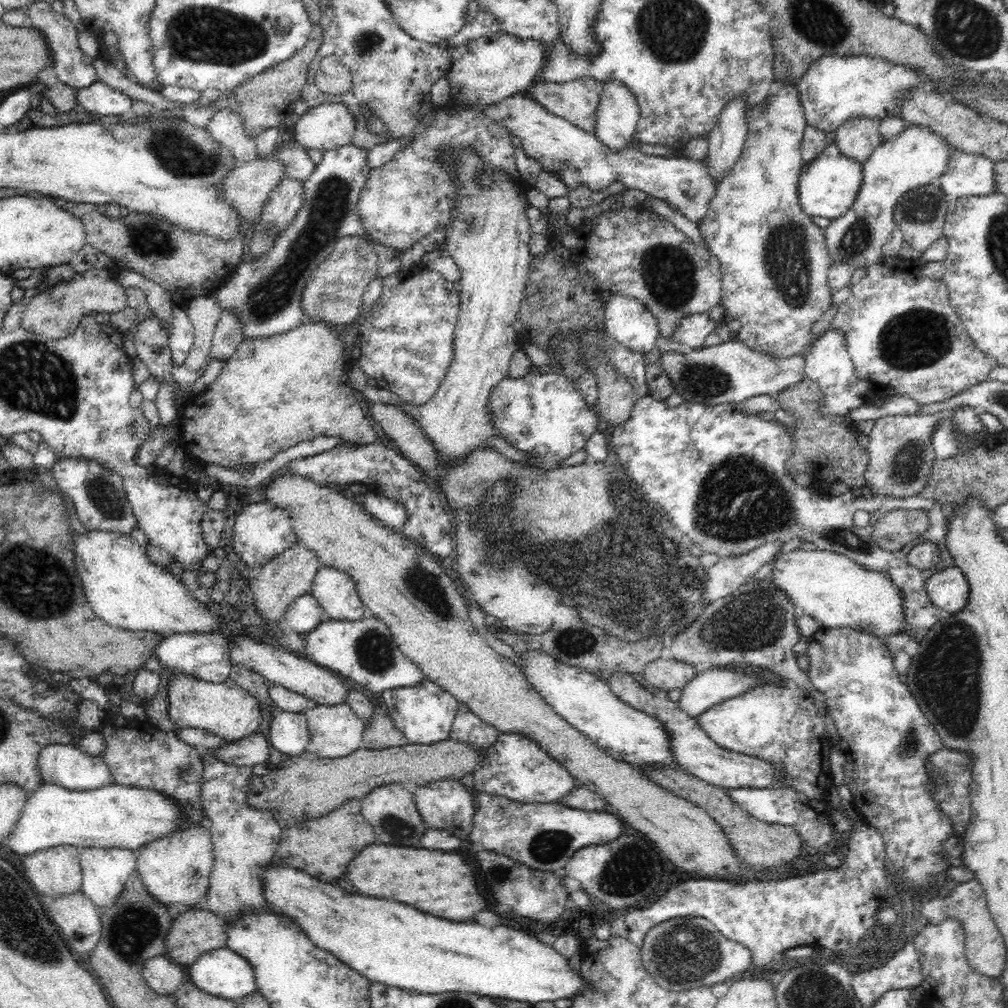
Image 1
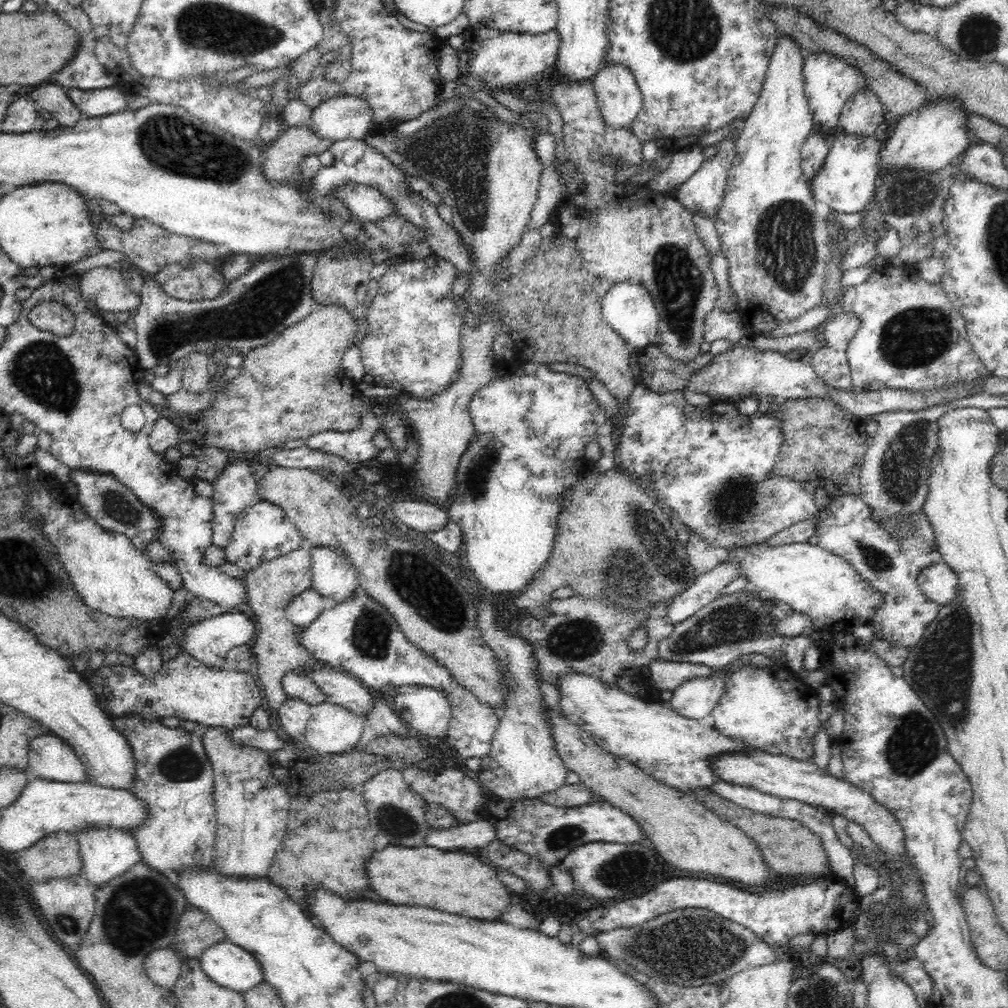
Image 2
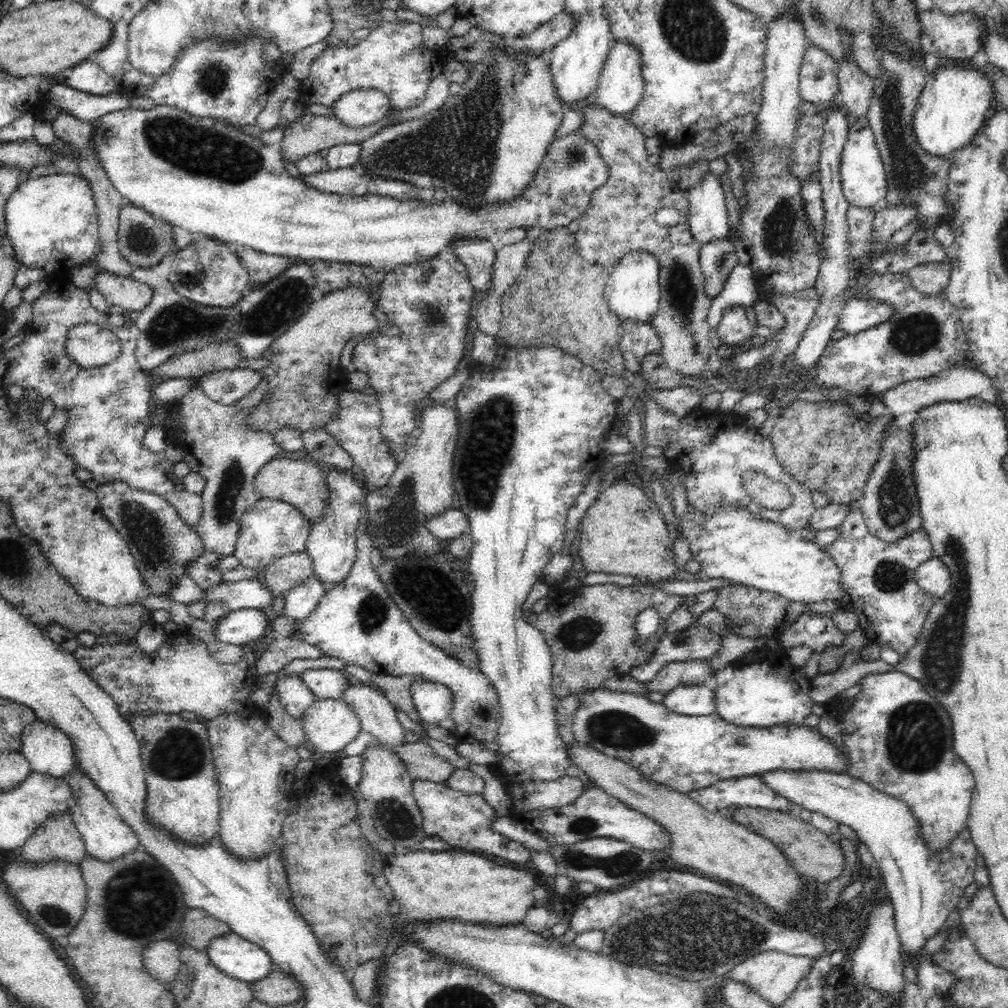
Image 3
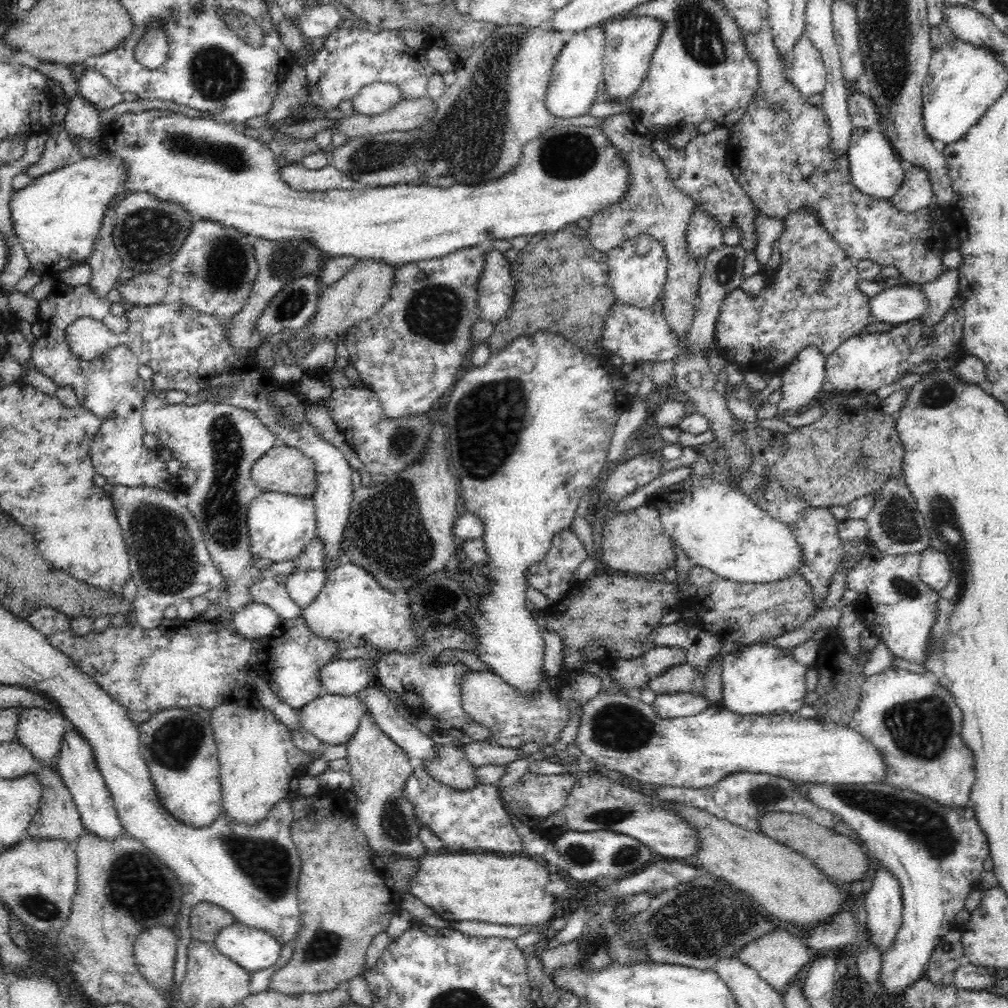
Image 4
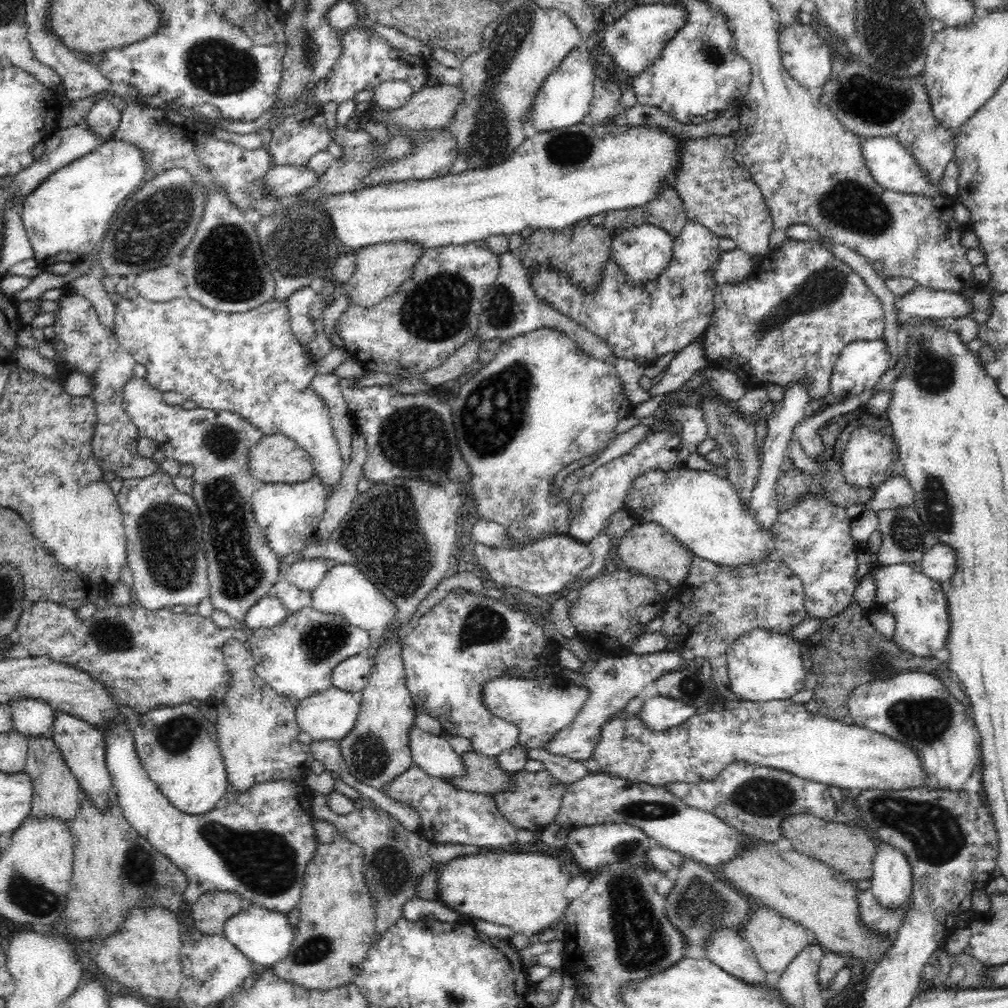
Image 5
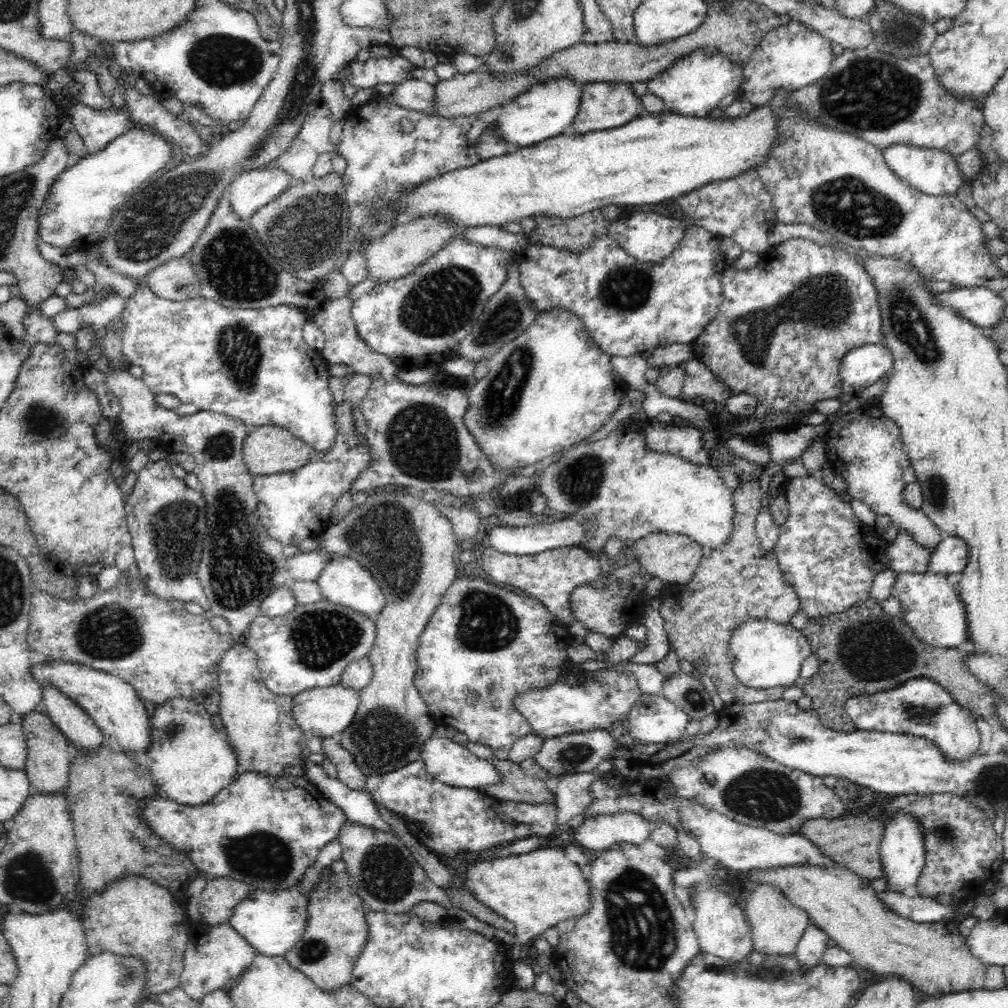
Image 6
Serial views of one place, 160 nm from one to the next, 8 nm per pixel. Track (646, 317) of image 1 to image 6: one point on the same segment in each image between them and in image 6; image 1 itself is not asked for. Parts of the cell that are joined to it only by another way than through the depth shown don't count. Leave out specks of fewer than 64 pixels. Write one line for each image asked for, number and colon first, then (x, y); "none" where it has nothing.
2: (627, 307)
3: (632, 290)
4: (637, 268)
5: (643, 252)
6: (649, 236)

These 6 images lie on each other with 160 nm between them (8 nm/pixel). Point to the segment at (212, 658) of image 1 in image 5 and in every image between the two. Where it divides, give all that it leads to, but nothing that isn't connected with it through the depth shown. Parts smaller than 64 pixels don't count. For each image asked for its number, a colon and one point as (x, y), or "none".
2: (208, 641)
3: (243, 627)
4: (255, 620)
5: (269, 611)

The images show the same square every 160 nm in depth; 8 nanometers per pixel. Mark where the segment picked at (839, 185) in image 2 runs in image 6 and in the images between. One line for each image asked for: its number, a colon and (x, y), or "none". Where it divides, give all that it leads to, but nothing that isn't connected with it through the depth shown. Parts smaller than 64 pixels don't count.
3: (863, 180)
4: (876, 170)
5: (892, 167)
6: (934, 172)

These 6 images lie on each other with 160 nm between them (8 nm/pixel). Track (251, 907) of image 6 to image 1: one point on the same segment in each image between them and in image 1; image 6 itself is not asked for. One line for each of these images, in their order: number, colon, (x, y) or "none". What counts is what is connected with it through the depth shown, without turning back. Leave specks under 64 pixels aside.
1: (222, 972)
2: (227, 965)
3: (238, 958)
4: (252, 949)
5: (264, 937)

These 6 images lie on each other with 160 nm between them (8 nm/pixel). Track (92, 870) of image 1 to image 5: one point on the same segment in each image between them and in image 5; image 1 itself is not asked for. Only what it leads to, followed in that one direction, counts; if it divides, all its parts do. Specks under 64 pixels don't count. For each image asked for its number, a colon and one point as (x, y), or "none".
2: (106, 853)
3: (106, 836)
4: (76, 765)
5: (83, 747)

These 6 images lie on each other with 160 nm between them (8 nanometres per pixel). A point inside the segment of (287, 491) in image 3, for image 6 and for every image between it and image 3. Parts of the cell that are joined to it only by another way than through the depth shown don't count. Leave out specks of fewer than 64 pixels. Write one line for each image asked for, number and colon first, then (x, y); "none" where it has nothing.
4: (285, 470)
5: (276, 458)
6: (267, 450)

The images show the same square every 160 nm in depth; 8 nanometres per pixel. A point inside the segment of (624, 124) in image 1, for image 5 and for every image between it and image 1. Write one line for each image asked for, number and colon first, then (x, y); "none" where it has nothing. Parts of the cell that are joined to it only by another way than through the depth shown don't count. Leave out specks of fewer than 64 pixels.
2: (620, 100)
3: (621, 85)
4: (630, 43)
5: (634, 41)

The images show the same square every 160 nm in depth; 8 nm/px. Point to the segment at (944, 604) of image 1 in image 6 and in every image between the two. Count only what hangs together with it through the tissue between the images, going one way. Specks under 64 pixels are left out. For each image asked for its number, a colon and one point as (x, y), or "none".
2: (939, 582)
3: (933, 576)
4: (935, 571)
5: (940, 564)
6: (951, 556)

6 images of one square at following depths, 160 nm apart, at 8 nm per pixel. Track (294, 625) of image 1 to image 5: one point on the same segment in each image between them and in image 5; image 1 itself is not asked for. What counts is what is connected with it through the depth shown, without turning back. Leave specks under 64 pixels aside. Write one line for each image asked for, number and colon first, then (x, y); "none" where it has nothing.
2: (304, 608)
3: (300, 600)
4: (303, 587)
5: (305, 574)

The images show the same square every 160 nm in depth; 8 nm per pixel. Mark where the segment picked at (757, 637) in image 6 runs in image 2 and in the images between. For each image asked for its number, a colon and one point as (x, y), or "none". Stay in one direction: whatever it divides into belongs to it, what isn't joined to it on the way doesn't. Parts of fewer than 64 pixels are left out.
2: (768, 709)
3: (762, 689)
4: (758, 679)
5: (762, 665)

